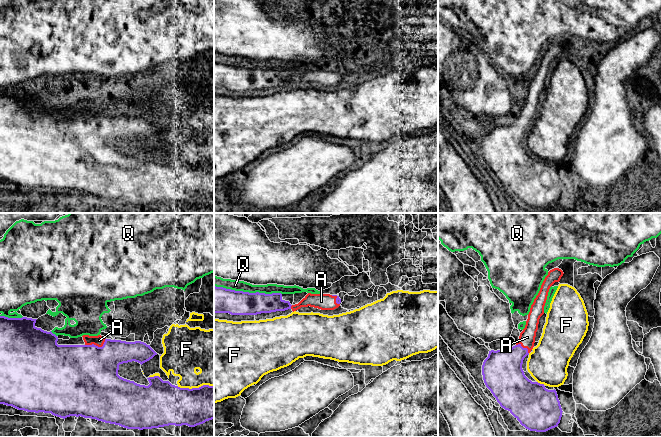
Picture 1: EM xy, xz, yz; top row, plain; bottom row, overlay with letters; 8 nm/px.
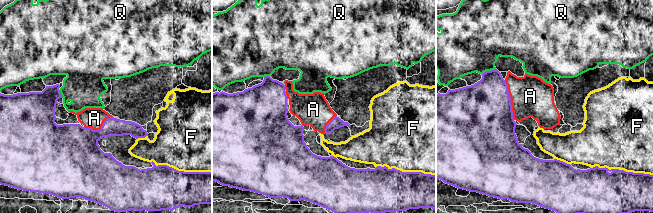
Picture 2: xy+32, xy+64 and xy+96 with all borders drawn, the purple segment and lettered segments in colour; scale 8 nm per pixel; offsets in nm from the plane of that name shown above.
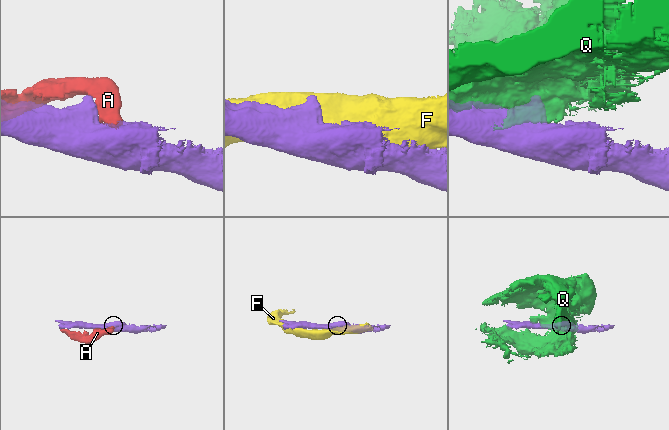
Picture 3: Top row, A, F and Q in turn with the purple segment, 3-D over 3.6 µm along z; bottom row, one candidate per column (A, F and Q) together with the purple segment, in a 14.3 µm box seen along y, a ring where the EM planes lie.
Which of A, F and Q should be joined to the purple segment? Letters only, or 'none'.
A

